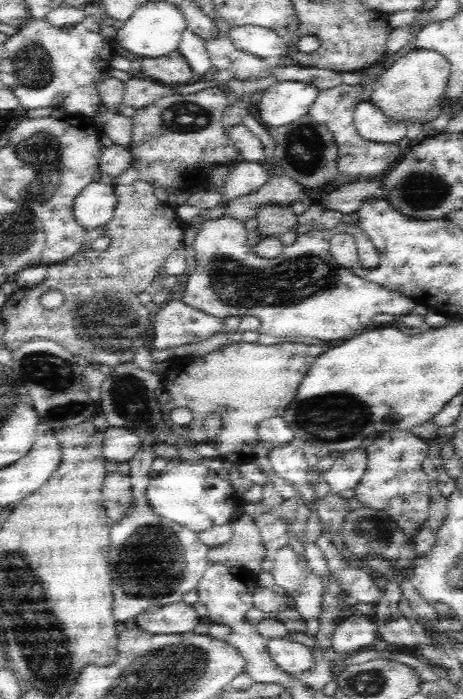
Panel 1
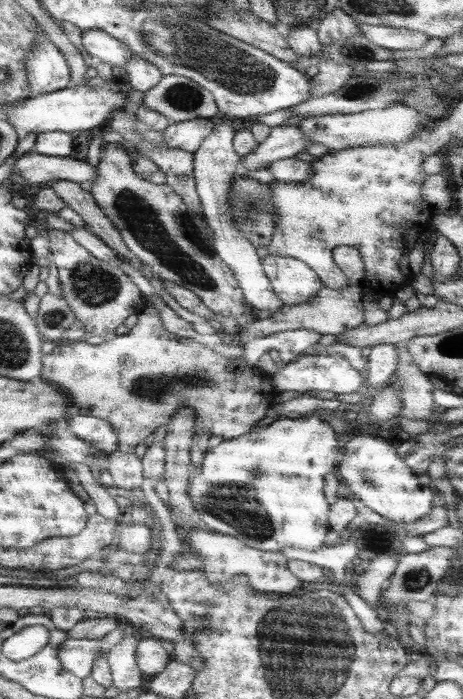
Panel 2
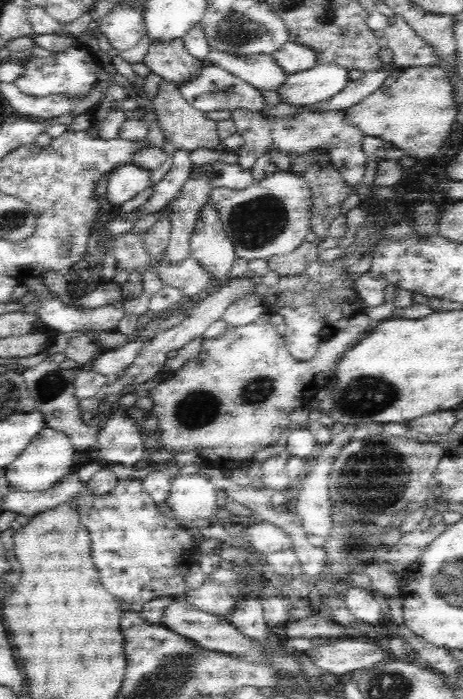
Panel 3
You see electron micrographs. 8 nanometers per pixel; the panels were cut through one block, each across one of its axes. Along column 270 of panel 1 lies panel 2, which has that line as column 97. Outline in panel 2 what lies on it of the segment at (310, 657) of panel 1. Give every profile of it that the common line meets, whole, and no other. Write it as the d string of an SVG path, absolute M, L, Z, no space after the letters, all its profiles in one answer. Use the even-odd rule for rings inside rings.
M67 638L65 643L61 643L61 647L57 651L57 660L65 672L83 680L88 677L93 661L105 654L106 650L103 648L103 644L105 643L100 639Z

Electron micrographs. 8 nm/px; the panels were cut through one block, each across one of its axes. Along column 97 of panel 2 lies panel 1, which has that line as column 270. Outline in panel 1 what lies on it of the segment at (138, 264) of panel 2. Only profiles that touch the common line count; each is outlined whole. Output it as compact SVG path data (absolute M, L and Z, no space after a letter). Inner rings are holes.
M264 206L258 213L258 232L262 238L280 239L289 232L297 233L297 237L301 236L298 218L292 208Z

